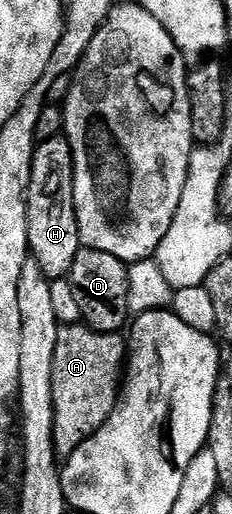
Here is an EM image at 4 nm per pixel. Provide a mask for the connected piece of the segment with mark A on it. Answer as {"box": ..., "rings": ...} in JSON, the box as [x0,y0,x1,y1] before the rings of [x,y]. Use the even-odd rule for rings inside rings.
{"box":[54,324,126,460],"rings":[[[85,324],[61,326],[58,332],[58,346],[54,348],[54,444],[56,453],[67,460],[87,438],[94,436],[98,428],[114,412],[116,400],[122,389],[122,375],[126,370],[126,342],[119,333],[103,334]]]}

